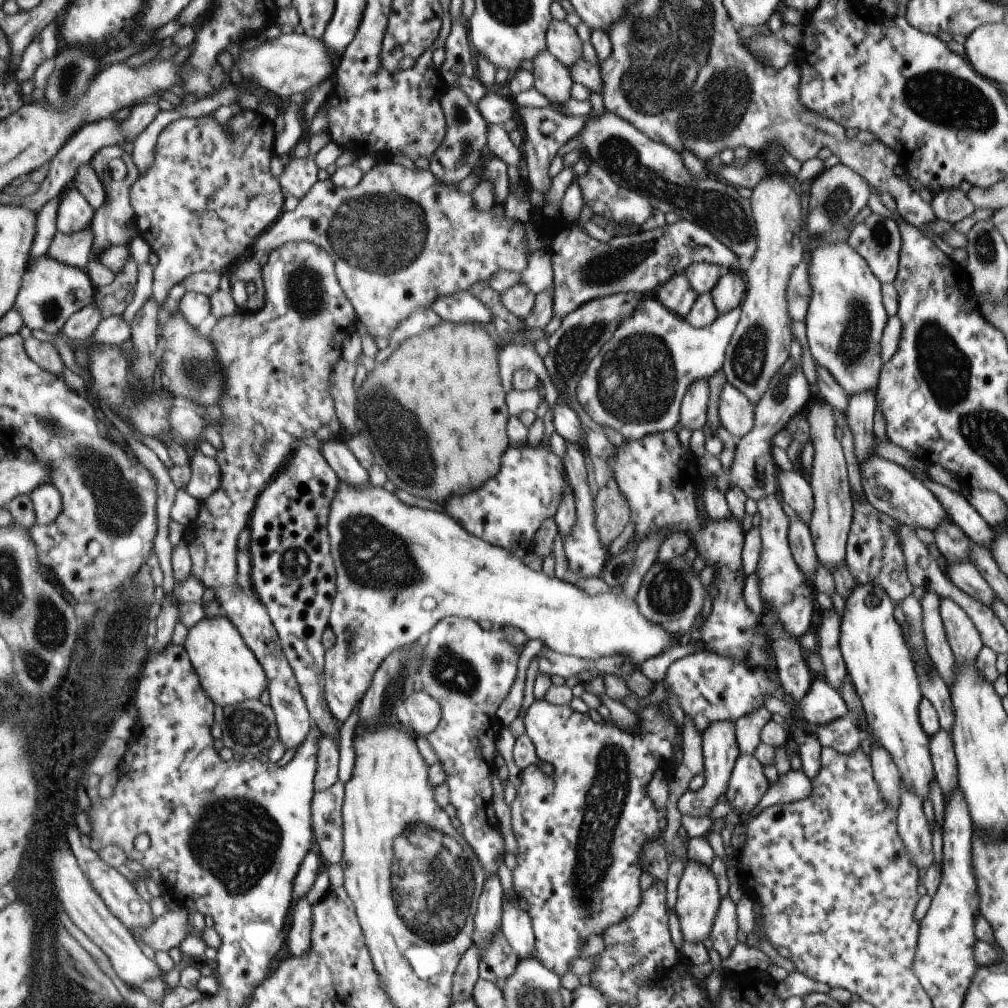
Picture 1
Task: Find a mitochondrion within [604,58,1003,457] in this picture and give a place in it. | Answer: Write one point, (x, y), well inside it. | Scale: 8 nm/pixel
(940, 98)

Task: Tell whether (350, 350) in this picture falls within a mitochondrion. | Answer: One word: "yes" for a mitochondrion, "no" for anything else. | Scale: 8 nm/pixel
no

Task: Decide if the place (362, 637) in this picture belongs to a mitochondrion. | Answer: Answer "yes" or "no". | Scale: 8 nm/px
no

